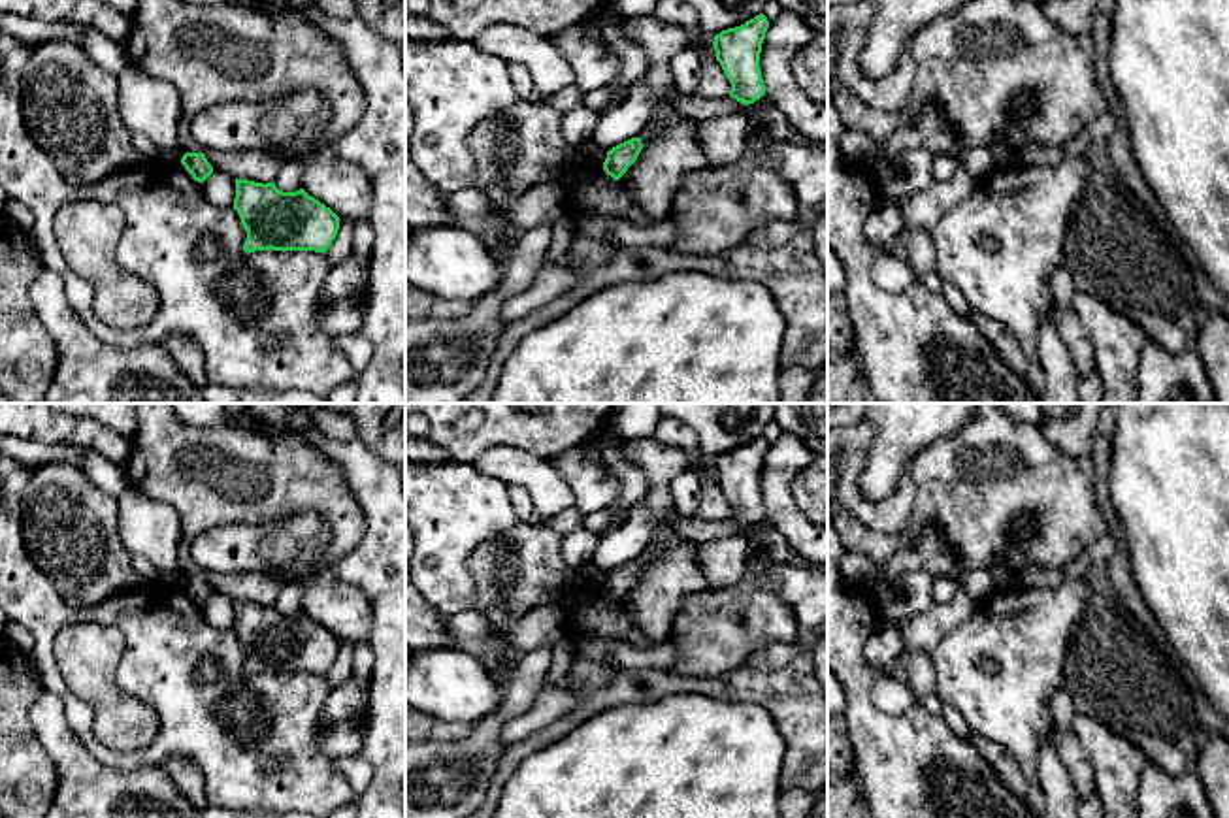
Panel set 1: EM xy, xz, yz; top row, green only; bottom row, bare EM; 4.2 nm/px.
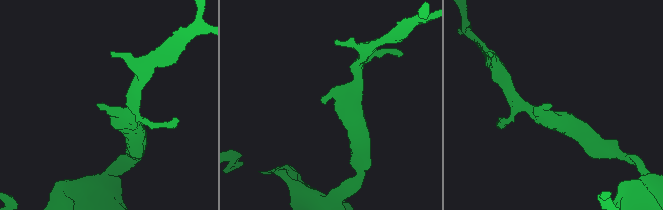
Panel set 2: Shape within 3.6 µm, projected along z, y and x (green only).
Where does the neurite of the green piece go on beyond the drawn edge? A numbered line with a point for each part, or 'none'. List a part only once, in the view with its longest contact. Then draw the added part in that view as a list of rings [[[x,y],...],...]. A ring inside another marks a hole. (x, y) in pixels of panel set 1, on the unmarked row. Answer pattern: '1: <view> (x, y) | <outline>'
none

